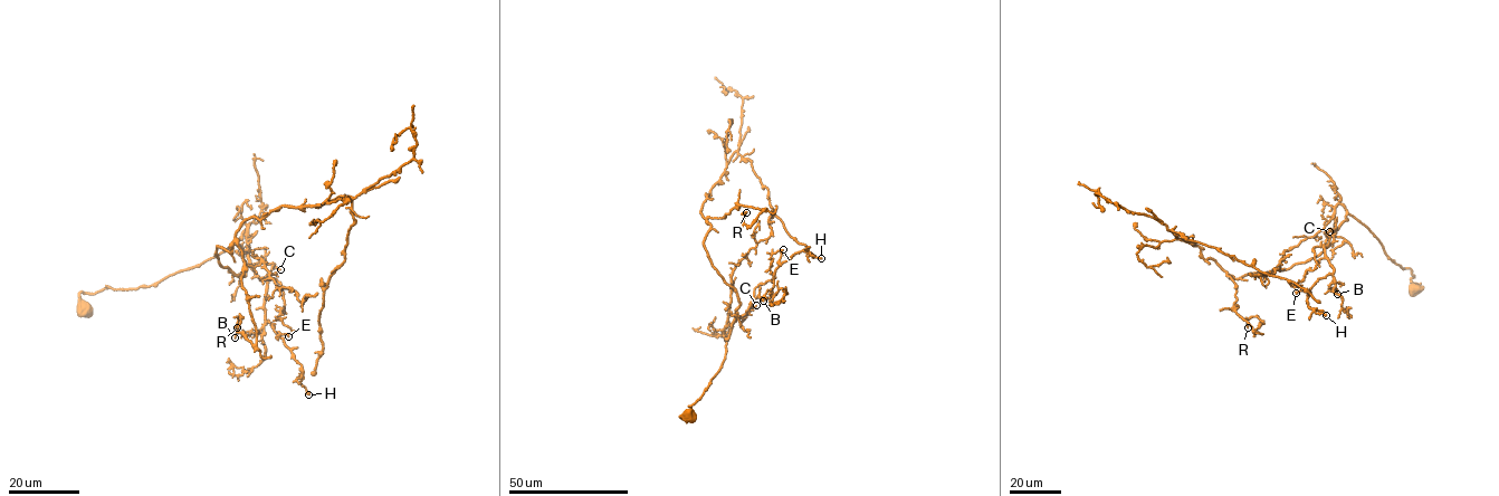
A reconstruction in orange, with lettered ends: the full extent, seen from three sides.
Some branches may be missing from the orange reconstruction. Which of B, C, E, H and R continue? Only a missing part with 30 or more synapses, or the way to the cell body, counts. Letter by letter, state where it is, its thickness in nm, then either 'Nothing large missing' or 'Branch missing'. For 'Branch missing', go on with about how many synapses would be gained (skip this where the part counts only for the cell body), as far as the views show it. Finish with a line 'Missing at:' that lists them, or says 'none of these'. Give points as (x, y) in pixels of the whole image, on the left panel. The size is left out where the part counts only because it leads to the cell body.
B: Place: (235, 337). Thickness 150 nm. Nothing large missing
C: Place: (280, 269). Thickness 110 nm. Nothing large missing
E: Place: (288, 336). Thickness 140 nm. Nothing large missing
H: Place: (308, 394). Thickness 150 nm. Nothing large missing
R: Place: (237, 327). Thickness 150 nm. Nothing large missing
Missing at: none of these

